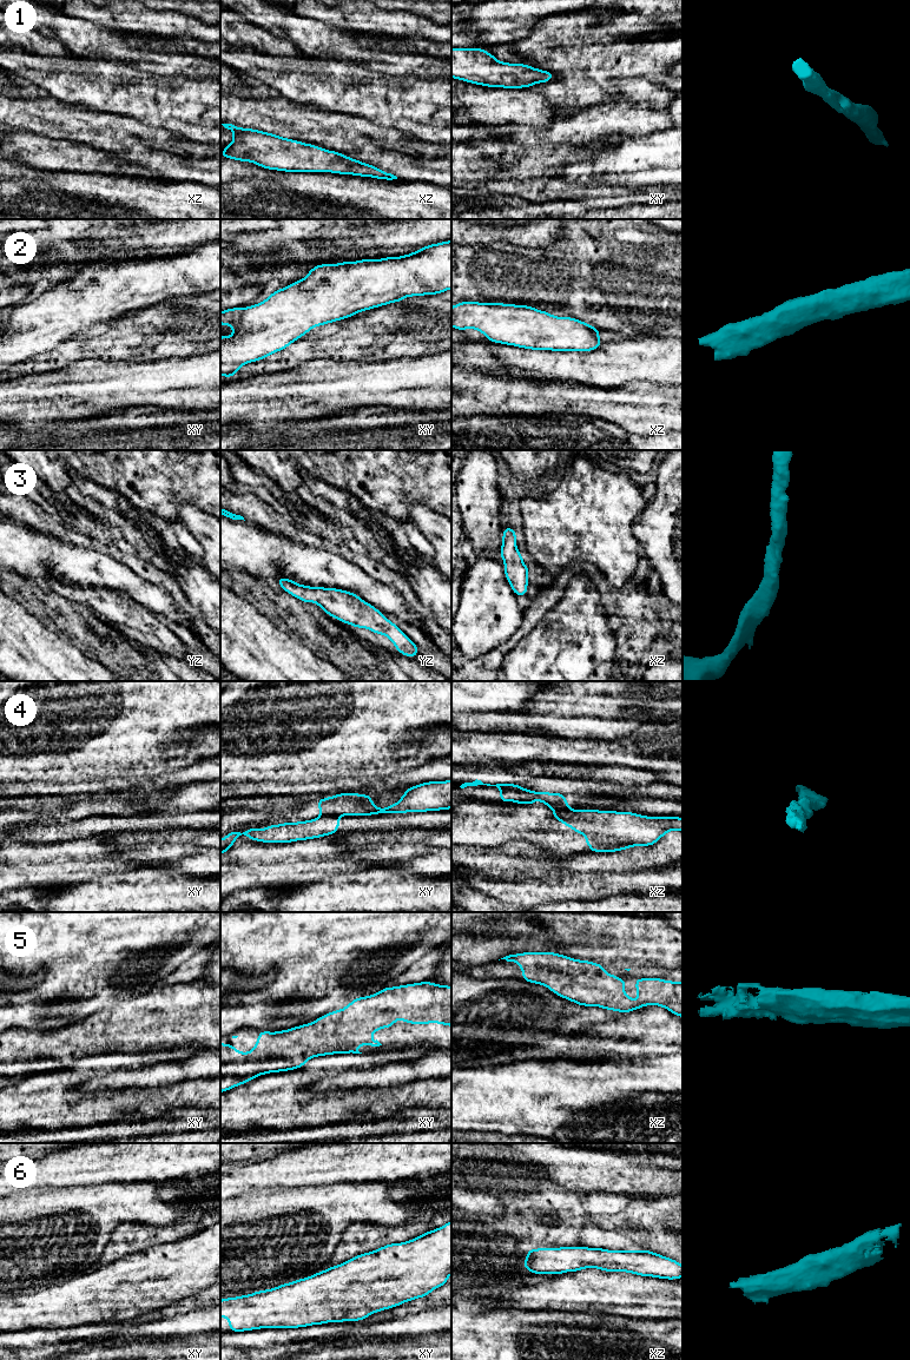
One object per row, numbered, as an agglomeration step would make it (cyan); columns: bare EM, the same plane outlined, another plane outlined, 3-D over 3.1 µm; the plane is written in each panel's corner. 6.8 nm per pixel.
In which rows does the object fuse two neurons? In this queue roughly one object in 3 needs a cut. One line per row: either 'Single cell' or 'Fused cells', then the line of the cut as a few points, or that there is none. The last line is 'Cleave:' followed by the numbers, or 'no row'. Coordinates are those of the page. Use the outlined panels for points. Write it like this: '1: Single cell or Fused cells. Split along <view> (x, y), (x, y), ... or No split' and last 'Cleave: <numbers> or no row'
1: Single cell. No split
2: Single cell. No split
3: Single cell. No split
4: Fused cells. Split along xy (321, 814), (335, 814), (337, 817)
5: Single cell. No split
6: Single cell. No split
Cleave: 4

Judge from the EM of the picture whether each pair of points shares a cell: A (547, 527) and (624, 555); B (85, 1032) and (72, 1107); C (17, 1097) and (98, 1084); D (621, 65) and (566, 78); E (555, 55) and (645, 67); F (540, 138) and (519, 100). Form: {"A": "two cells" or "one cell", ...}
{"A": "one cell", "B": "two cells", "C": "two cells", "D": "one cell", "E": "one cell", "F": "two cells"}

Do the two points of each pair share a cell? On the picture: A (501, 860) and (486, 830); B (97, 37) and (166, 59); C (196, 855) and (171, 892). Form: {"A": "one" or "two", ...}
{"A": "two", "B": "one", "C": "two"}

